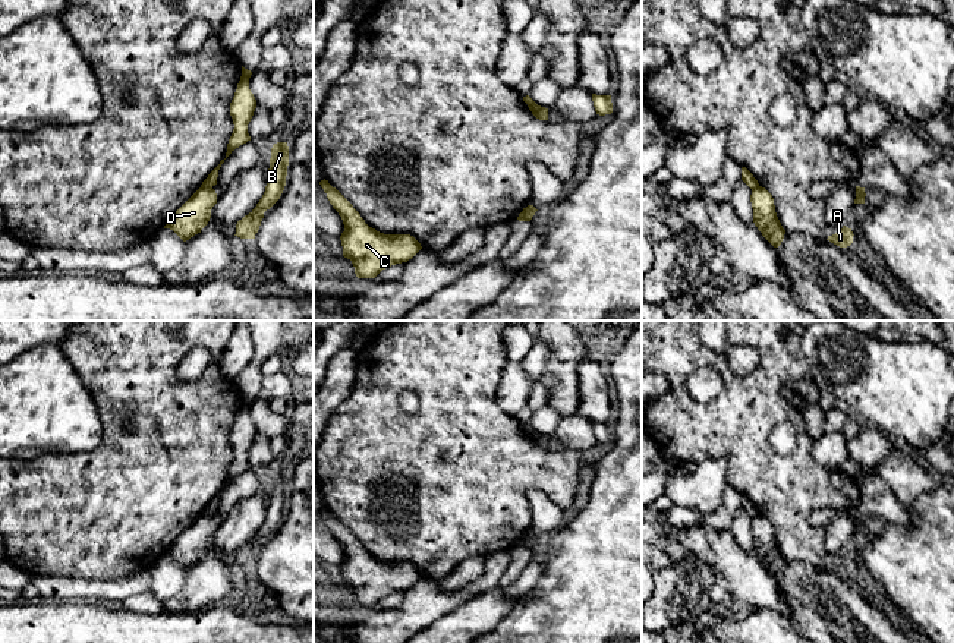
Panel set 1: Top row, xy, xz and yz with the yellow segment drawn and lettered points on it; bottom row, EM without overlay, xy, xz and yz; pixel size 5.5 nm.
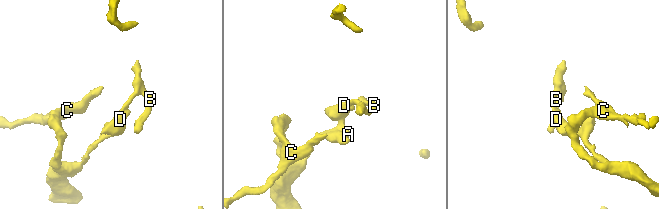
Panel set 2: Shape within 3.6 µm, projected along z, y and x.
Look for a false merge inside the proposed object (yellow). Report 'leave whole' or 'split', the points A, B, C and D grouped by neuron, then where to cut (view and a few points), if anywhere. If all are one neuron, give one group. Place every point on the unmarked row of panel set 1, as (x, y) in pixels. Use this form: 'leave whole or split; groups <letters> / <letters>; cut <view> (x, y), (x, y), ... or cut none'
split; groups A C D / B; cut xy (201, 514), (211, 516)

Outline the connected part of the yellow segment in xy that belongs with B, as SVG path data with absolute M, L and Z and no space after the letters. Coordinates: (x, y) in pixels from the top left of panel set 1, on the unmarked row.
M277 470L271 476L270 497L267 499L267 514L256 535L236 552L236 562L240 567L255 567L264 540L270 538L281 524L286 514L289 494L287 470Z

